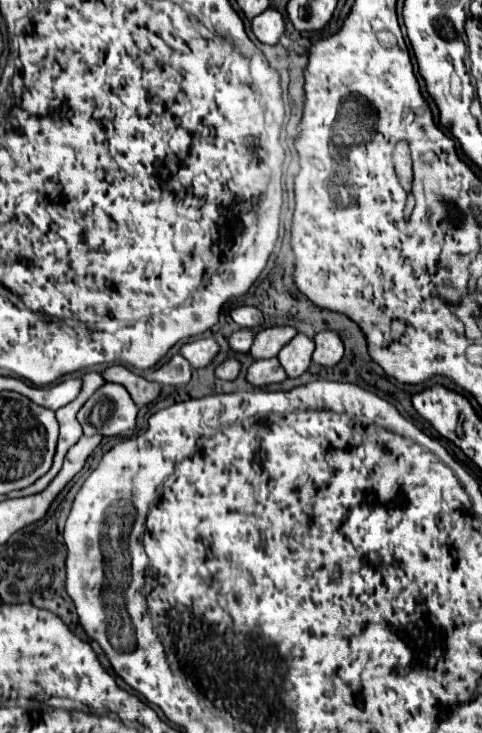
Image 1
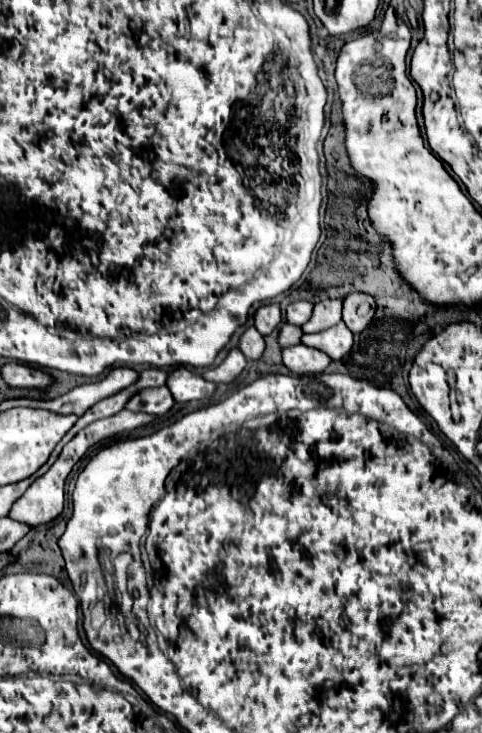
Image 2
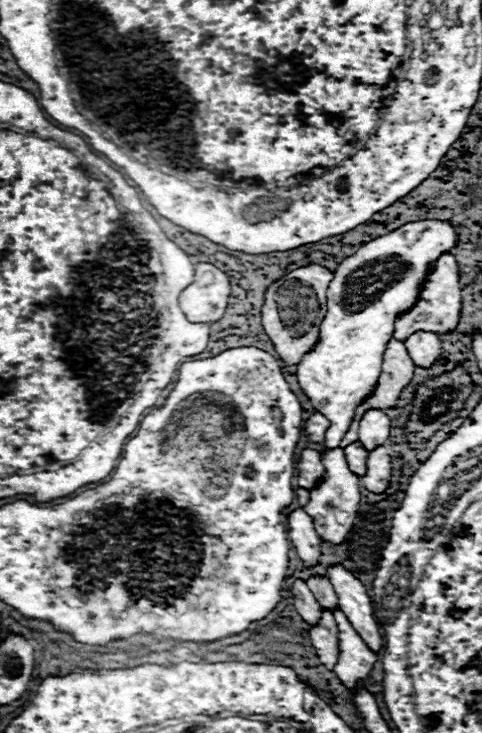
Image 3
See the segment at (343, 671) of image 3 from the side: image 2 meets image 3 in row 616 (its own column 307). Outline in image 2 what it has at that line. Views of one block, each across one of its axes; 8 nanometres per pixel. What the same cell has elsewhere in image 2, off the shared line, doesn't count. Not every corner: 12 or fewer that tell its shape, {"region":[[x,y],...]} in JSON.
{"region":[[340,322],[316,334],[304,334],[304,346],[340,360],[354,334]]}

